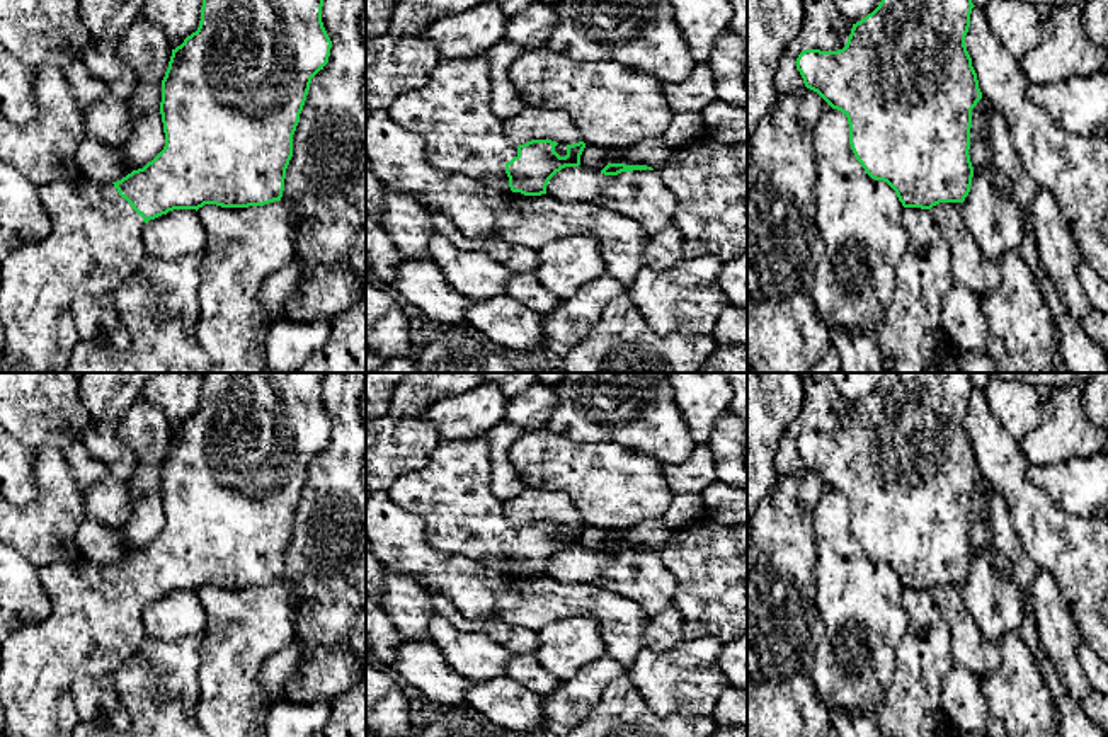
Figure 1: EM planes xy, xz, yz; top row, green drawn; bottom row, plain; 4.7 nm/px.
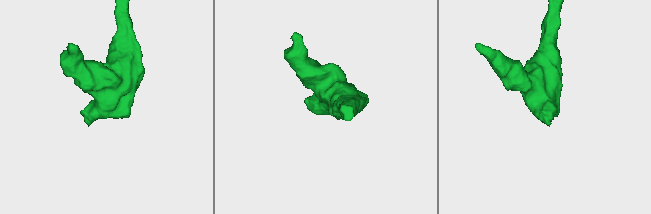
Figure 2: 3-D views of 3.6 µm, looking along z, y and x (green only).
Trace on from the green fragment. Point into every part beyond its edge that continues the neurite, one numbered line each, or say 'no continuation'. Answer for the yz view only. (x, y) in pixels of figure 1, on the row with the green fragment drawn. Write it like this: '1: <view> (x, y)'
no continuation

